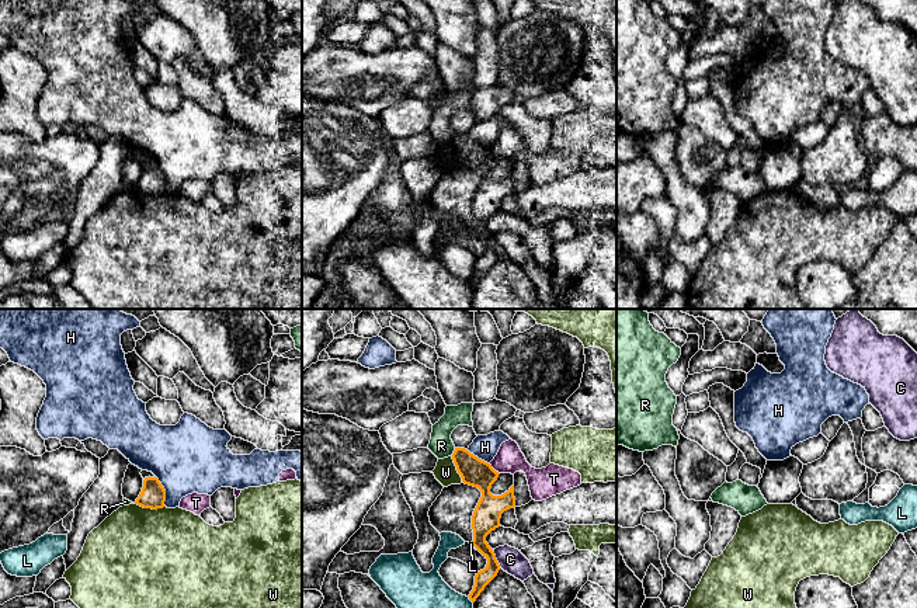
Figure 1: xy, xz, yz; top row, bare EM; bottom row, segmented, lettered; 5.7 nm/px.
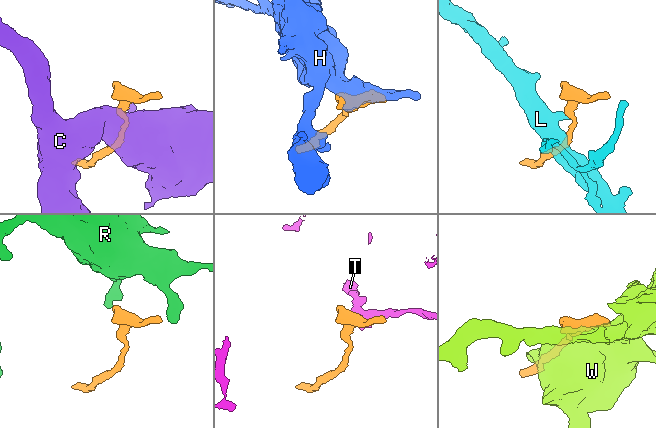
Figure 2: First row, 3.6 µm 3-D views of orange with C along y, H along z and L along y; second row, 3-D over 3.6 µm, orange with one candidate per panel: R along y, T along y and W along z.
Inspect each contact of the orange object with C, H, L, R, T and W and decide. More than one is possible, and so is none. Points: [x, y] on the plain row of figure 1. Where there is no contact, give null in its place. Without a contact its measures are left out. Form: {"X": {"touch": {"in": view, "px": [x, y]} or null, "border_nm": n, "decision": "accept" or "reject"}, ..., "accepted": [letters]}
{"C": {"touch": {"in": "xz", "px": [496, 245]}, "border_nm": 100, "decision": "reject"}, "H": {"touch": {"in": "xy", "px": [165, 177]}, "border_nm": 190, "decision": "reject"}, "L": {"touch": {"in": "xz", "px": [469, 284]}, "border_nm": 50, "decision": "reject"}, "R": {"touch": {"in": "xz", "px": [454, 138]}, "border_nm": 50, "decision": "reject"}, "T": {"touch": {"in": "xz", "px": [493, 155]}, "border_nm": 90, "decision": "reject"}, "W": {"touch": {"in": "xy", "px": [149, 193]}, "border_nm": 190, "decision": "reject"}, "accepted": []}

